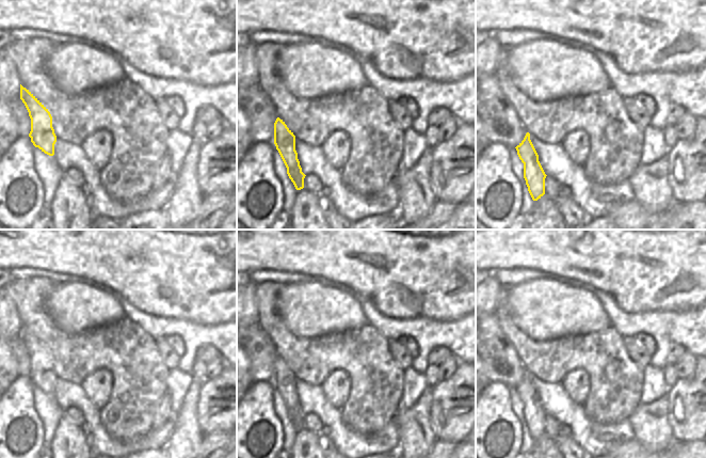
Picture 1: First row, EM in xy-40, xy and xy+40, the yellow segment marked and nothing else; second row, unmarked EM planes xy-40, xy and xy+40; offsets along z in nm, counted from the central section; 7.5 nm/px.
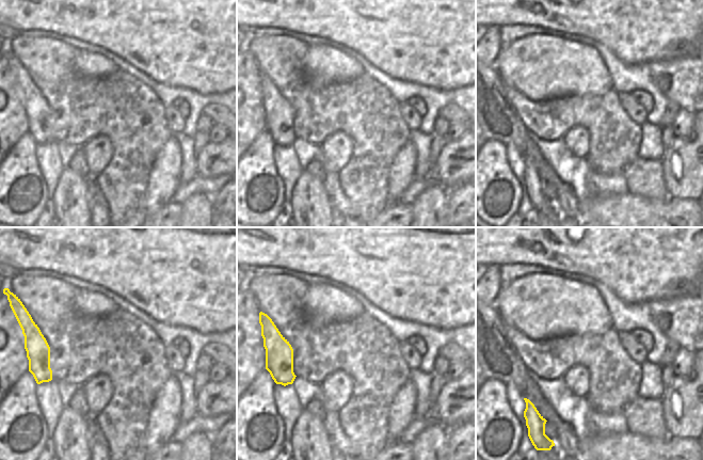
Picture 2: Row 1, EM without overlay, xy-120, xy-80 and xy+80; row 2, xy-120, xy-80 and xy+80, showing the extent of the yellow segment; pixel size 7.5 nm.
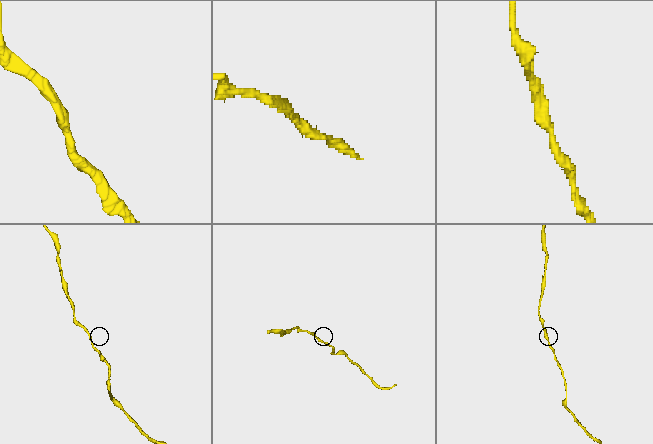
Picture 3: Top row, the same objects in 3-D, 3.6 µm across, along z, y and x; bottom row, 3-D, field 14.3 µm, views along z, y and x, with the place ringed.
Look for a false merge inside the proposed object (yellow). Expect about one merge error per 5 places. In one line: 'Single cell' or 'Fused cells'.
Single cell

